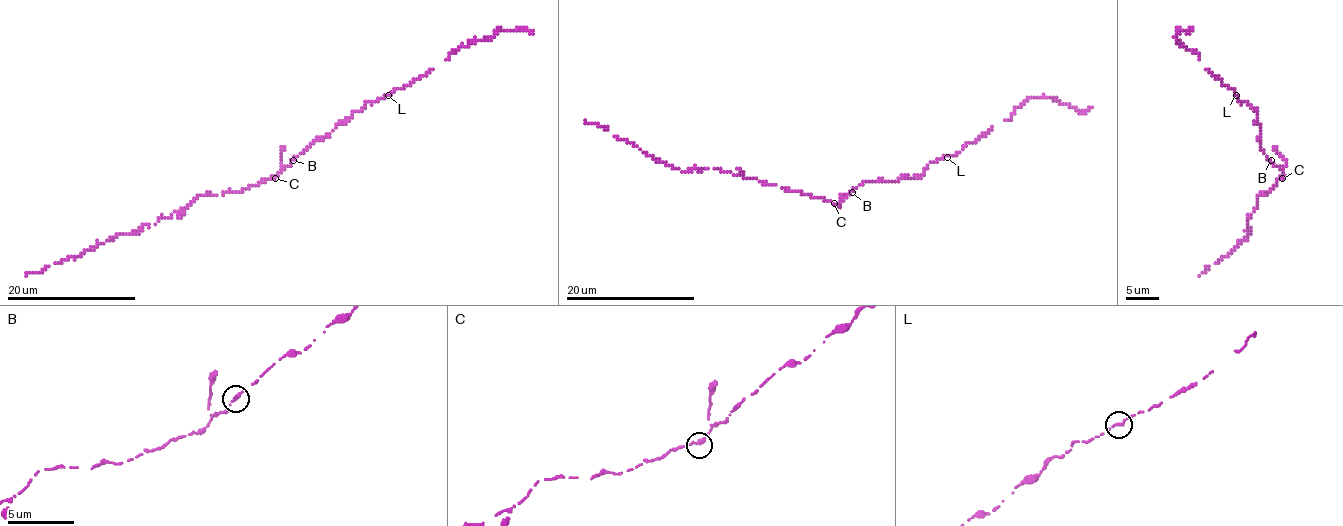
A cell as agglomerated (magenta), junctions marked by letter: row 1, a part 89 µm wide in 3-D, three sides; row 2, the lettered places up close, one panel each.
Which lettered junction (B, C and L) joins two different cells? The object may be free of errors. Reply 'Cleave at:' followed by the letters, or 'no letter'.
Cleave at: no letter

